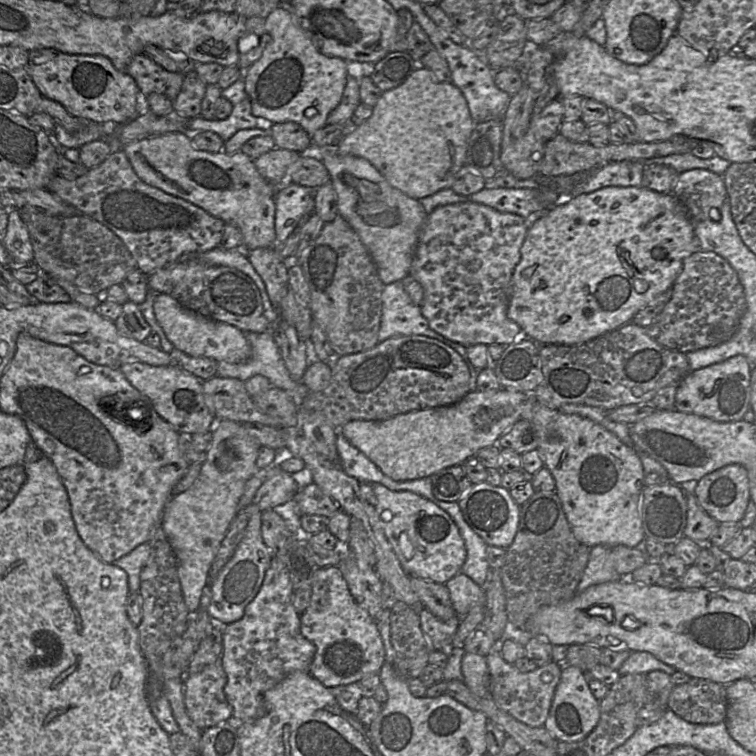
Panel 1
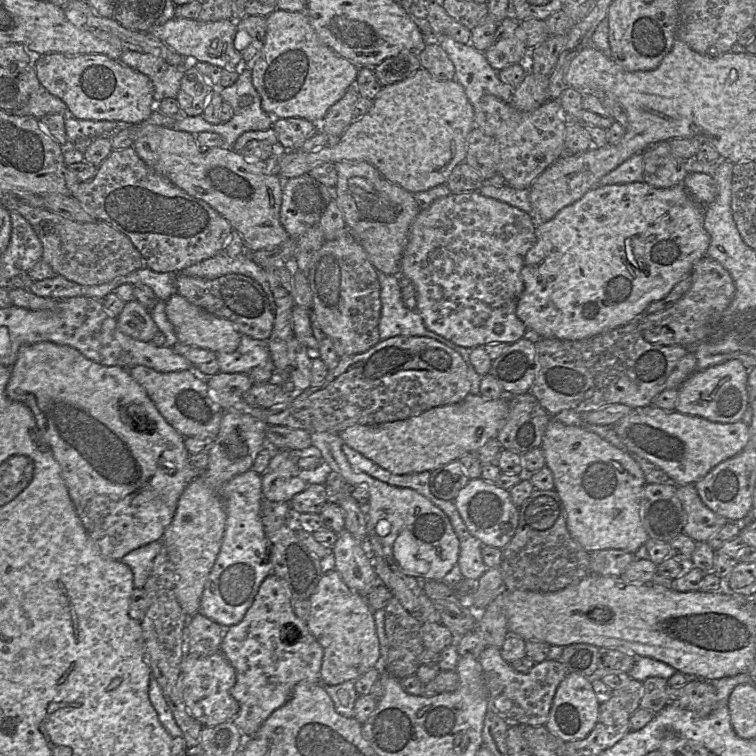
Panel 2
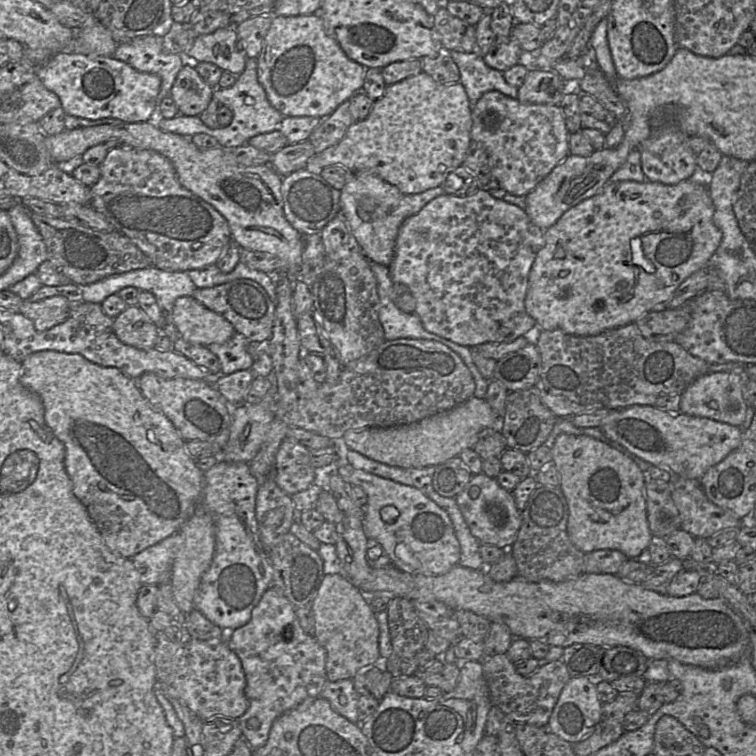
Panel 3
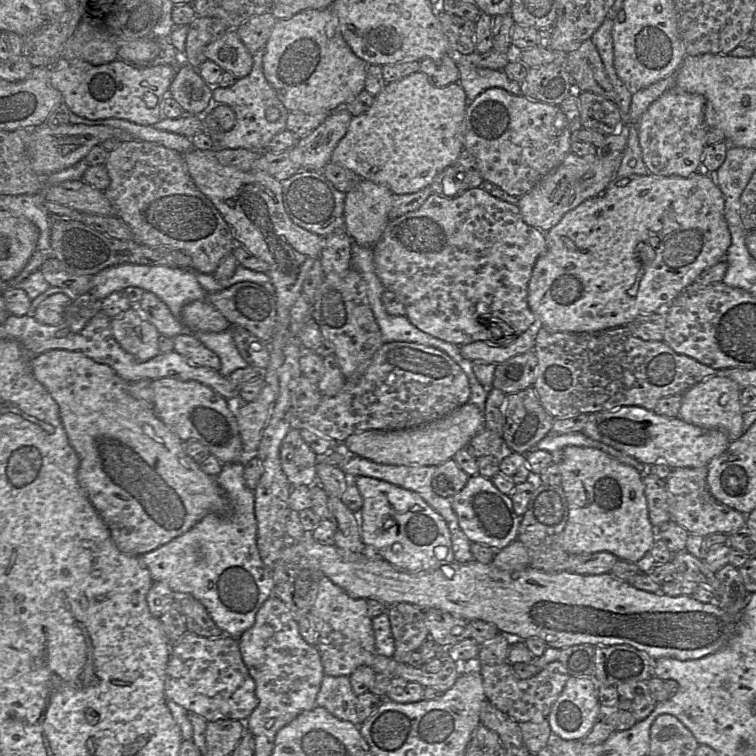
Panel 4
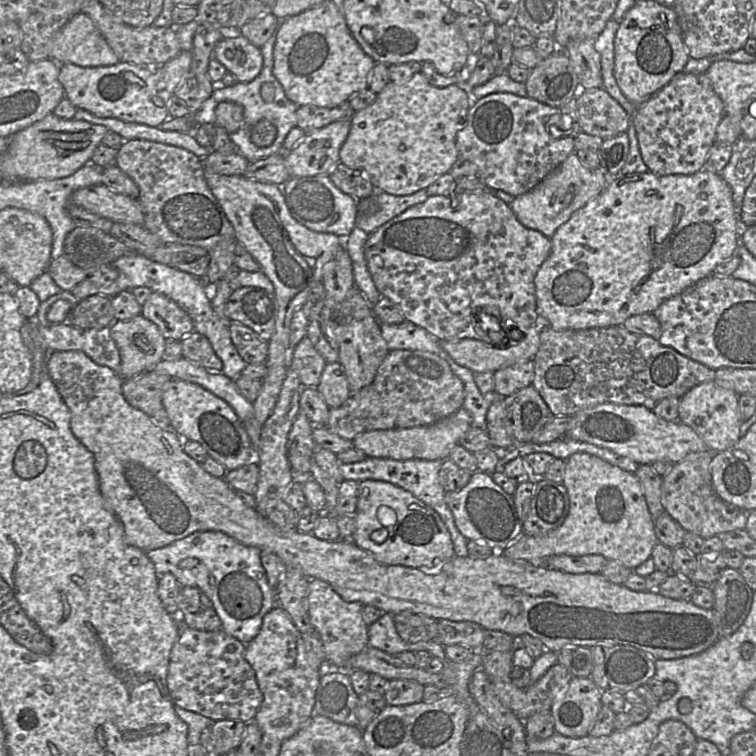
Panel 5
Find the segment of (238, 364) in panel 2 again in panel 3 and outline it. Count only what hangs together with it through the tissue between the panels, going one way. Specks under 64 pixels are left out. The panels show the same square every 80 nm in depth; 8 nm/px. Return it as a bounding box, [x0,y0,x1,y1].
[206,332,253,374]

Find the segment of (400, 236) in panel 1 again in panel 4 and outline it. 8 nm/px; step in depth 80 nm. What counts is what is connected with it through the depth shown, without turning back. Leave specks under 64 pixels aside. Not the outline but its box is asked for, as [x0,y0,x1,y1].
[345,179,393,249]

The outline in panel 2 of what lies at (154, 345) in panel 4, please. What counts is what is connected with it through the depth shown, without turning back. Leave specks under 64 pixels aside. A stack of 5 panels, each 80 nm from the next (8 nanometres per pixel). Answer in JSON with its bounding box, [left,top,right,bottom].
[114,284,159,342]

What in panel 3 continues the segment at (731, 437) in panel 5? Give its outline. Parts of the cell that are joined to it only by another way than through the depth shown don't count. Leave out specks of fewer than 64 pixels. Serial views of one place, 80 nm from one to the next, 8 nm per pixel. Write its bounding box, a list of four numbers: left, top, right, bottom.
[680,370,748,427]

